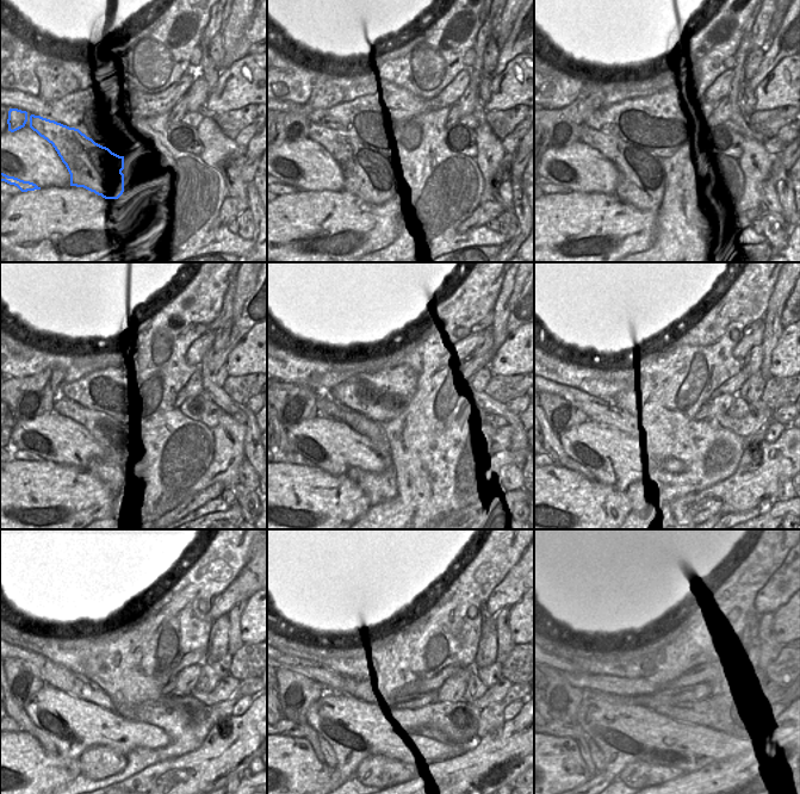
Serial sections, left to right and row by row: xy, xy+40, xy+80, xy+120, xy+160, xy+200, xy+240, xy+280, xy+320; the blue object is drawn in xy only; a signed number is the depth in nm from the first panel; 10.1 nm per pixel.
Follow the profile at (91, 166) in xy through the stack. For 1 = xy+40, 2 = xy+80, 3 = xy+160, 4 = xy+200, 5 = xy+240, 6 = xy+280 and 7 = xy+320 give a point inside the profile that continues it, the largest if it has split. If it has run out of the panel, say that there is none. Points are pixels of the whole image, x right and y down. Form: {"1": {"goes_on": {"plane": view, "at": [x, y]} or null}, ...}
{"1": {"goes_on": {"plane": "xy+40", "at": [369, 174]}}, "2": {"goes_on": {"plane": "xy+80", "at": [642, 179]}}, "3": {"goes_on": {"plane": "xy+160", "at": [379, 487]}}, "4": {"goes_on": {"plane": "xy+200", "at": [646, 494]}}, "5": {"goes_on": {"plane": "xy+240", "at": [98, 763]}}, "6": {"goes_on": {"plane": "xy+280", "at": [377, 770]}}, "7": {"goes_on": {"plane": "xy+320", "at": [639, 771]}}}

